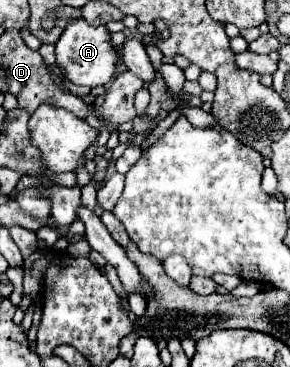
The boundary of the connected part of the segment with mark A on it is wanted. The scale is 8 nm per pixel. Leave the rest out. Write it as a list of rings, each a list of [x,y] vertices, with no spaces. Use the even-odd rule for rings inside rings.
[[[75,18],[73,22],[69,22],[55,44],[55,54],[65,78],[69,78],[73,84],[95,88],[107,84],[115,74],[117,54],[109,42],[109,32],[105,30],[105,26],[91,26],[89,22],[85,22],[85,18]]]

